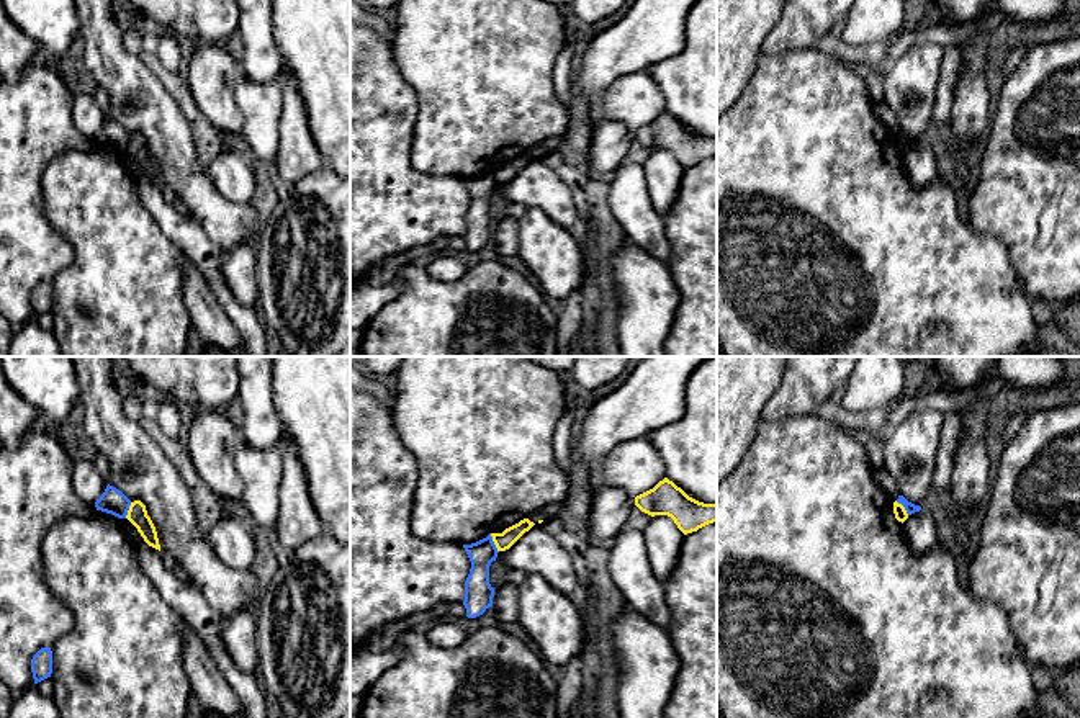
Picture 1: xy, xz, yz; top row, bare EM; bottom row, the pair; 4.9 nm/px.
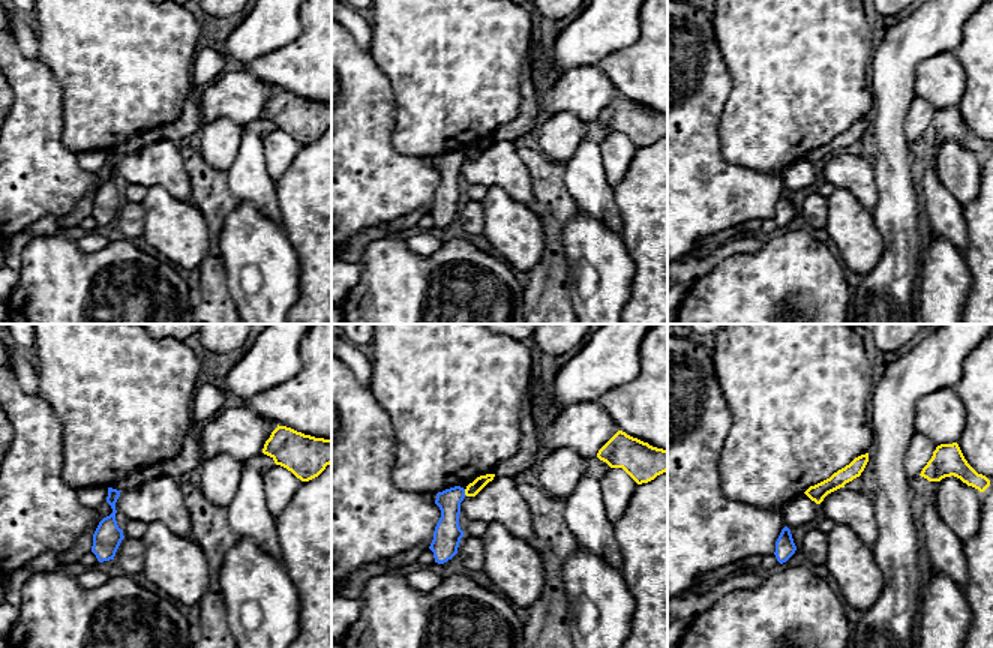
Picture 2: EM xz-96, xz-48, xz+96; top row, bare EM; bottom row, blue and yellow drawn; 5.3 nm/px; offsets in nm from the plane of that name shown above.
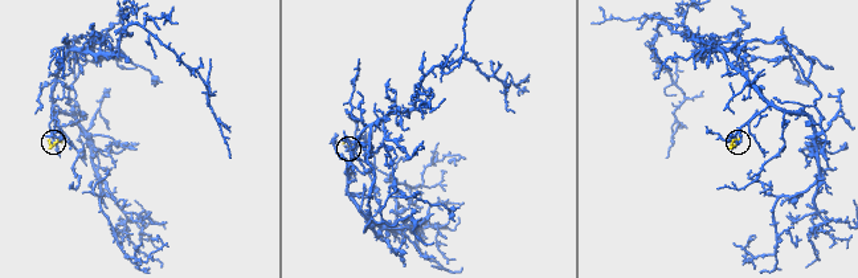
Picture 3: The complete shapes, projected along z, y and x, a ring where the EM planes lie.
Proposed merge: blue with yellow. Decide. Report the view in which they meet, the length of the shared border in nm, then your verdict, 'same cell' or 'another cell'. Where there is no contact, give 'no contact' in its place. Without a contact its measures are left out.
meets blue in xz; contact 100 nm long; another cell

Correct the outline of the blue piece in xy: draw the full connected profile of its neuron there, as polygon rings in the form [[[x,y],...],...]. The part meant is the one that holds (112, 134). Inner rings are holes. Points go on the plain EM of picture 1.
[[[106,119],[105,126],[95,136],[97,144],[111,147],[118,152],[126,152],[131,134],[116,121]]]

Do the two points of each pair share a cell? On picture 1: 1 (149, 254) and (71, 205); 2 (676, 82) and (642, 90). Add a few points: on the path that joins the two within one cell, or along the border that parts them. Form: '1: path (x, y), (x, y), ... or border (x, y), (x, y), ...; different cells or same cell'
1: path (130, 249), (90, 210); same cell
2: border (647, 69), (665, 98), (666, 110); different cells

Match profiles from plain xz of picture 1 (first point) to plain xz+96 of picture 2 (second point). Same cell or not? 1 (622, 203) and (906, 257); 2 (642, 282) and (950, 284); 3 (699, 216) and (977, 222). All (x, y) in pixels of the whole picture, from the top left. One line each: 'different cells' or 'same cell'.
1: different cells
2: same cell
3: same cell

